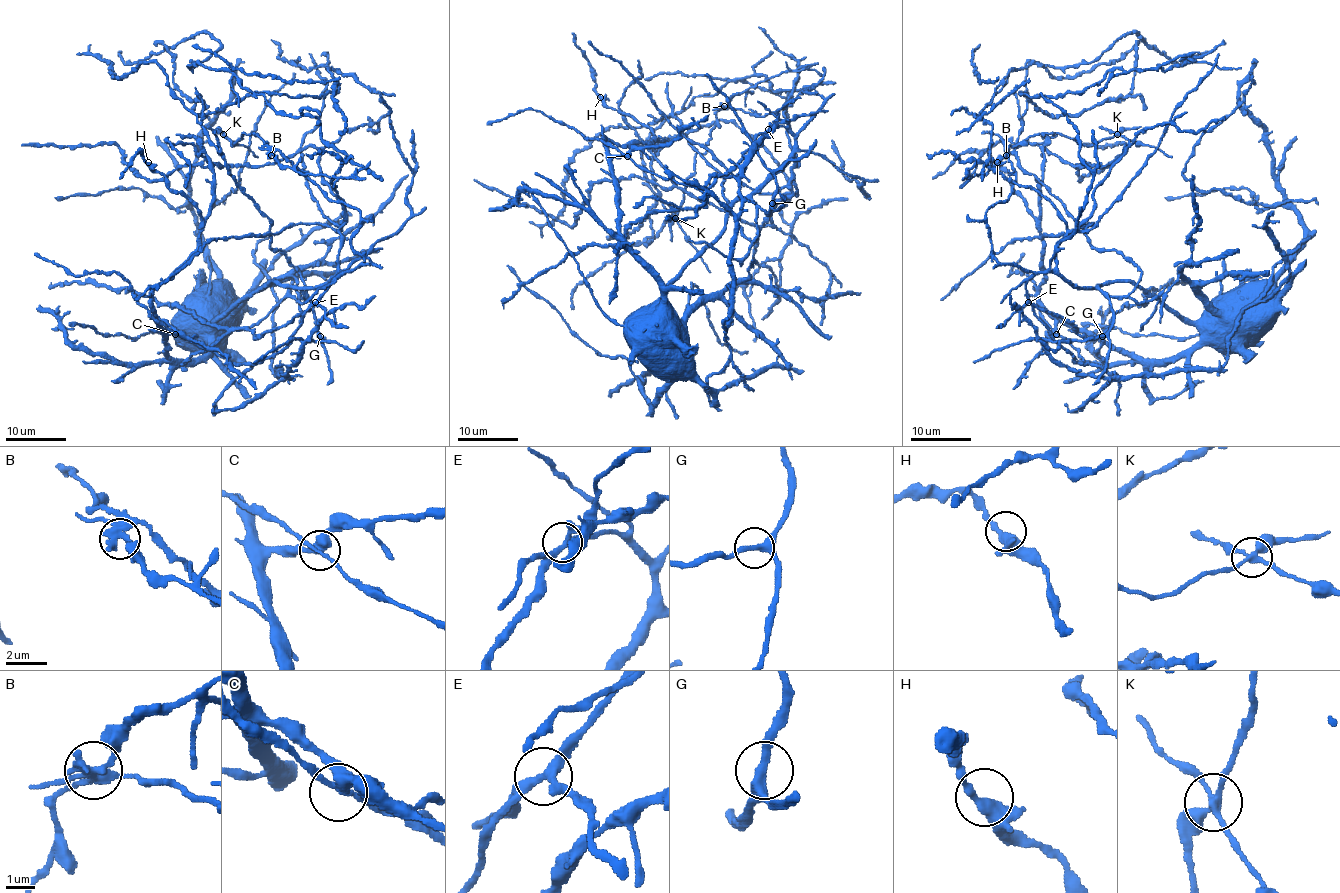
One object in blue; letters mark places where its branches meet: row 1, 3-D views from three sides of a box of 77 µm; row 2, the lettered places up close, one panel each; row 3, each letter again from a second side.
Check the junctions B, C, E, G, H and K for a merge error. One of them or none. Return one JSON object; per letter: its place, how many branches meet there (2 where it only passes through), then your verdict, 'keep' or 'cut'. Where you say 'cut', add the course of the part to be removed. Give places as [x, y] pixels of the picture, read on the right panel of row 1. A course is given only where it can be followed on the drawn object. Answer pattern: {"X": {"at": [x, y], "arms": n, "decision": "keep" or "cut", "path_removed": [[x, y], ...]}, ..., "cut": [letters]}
{"B": {"at": [1006, 155], "arms": 4, "decision": "keep"}, "C": {"at": [1056, 334], "arms": 4, "decision": "keep"}, "E": {"at": [1028, 302], "arms": 4, "decision": "keep"}, "G": {"at": [1102, 336], "arms": 3, "decision": "keep"}, "H": {"at": [997, 162], "arms": 4, "decision": "keep"}, "K": {"at": [1117, 134], "arms": 4, "decision": "cut", "path_removed": [[1117, 133], [1136, 143], [1154, 146], [1172, 158]]}, "cut": ["K"]}

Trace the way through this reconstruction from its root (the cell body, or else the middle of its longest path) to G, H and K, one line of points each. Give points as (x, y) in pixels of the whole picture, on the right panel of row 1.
G: (1203, 318), (1182, 321), (1134, 283), (1105, 281), (1098, 287), (1111, 305), (1113, 325), (1102, 336)
H: (1203, 318), (1193, 346), (1161, 360), (1110, 349), (1057, 321), (1039, 299), (1045, 278), (1039, 223), (997, 162)
K: (1203, 318), (1130, 281), (1074, 287), (994, 257), (986, 210), (1015, 182), (1007, 149), (1117, 133)

